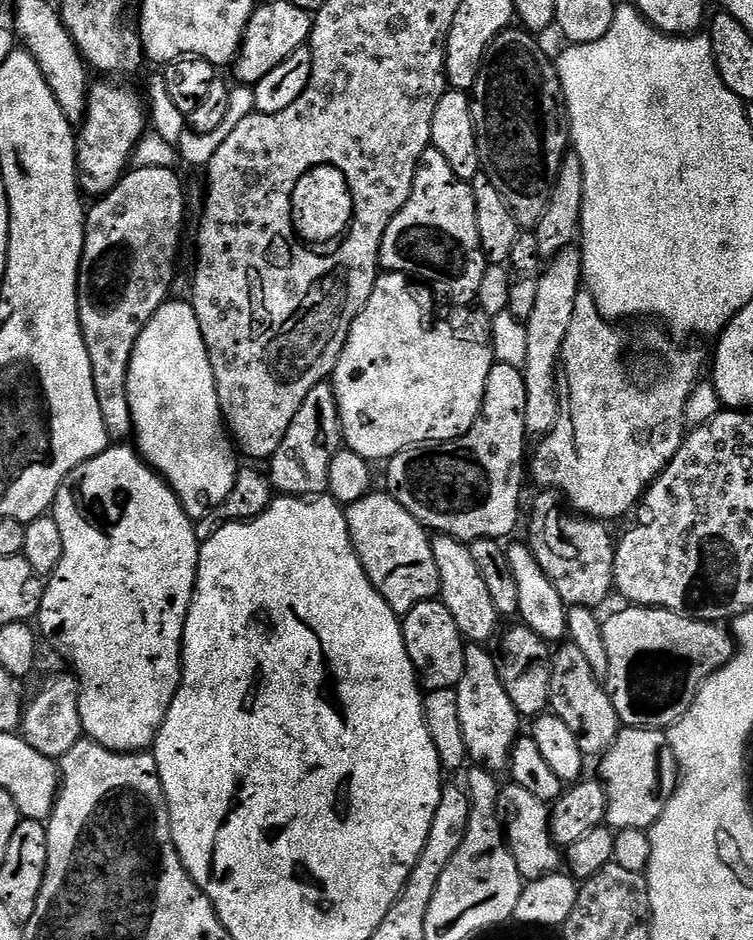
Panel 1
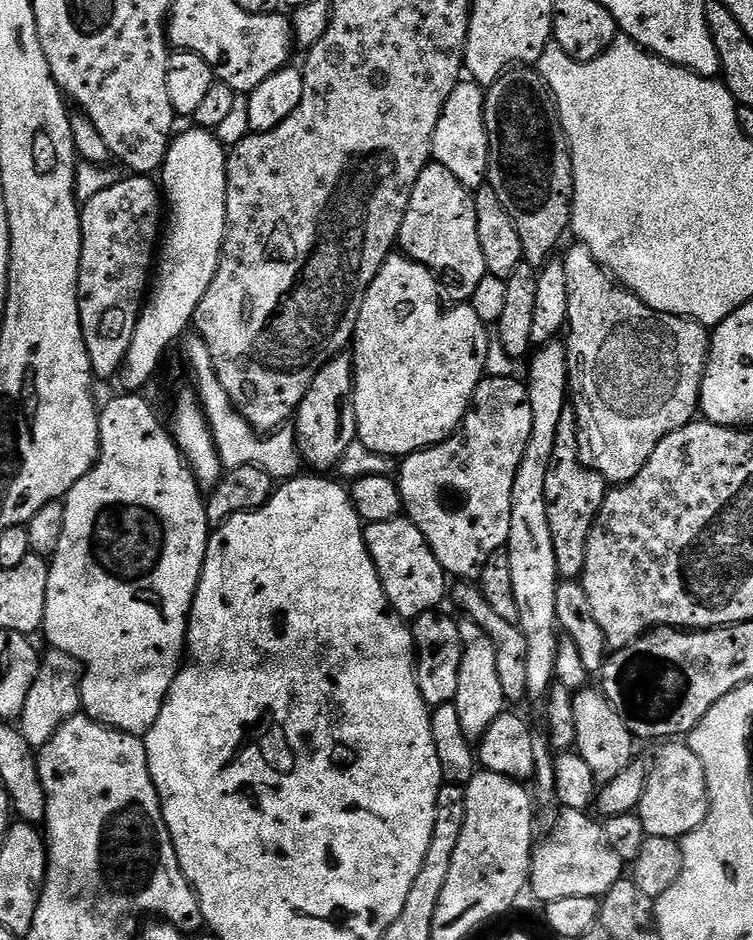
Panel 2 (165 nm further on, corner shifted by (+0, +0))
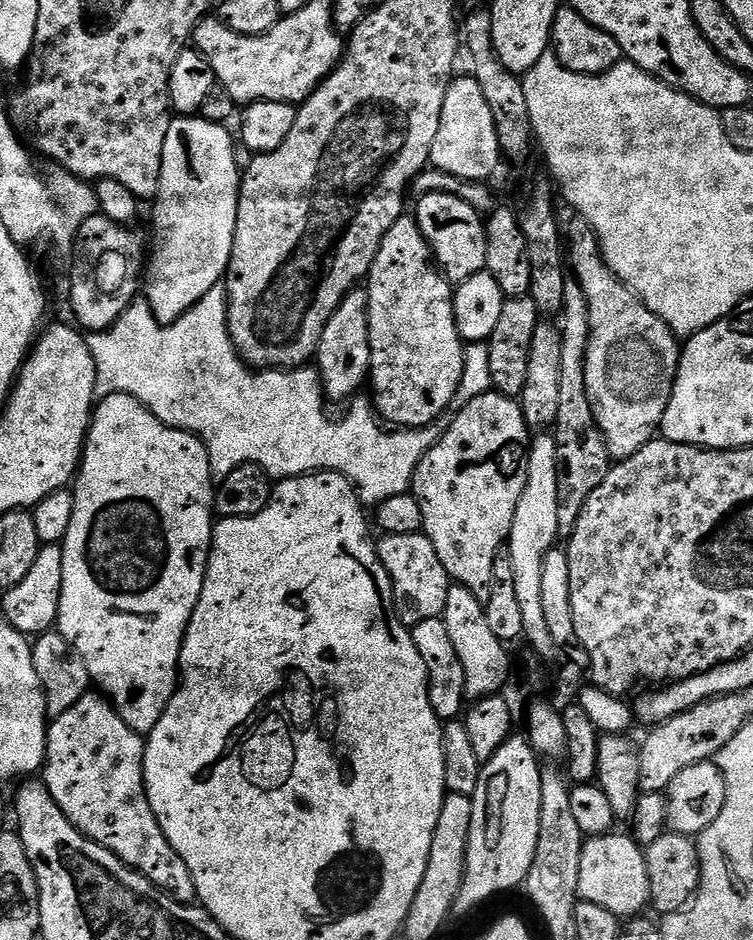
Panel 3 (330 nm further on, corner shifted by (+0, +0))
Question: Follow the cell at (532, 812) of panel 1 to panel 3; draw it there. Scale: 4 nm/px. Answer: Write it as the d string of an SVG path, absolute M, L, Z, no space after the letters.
M631 835L593 836L585 839L582 850L582 866L578 874L579 899L585 904L602 906L610 914L621 918L636 918L645 907L649 907L650 874L646 870L644 849L636 843Z

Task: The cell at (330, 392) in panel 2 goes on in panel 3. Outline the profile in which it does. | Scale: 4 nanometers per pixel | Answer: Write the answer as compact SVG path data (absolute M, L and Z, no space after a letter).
M357 286L346 294L346 298L340 303L338 310L334 310L334 314L330 314L330 322L326 322L326 330L322 330L322 338L320 339L319 346L316 348L314 357L314 367L316 371L320 373L320 381L324 383L324 395L329 401L351 401L353 397L359 393L356 391L358 391L363 384L365 387L366 381L369 379L372 371L369 310L370 298L368 297L367 287Z

